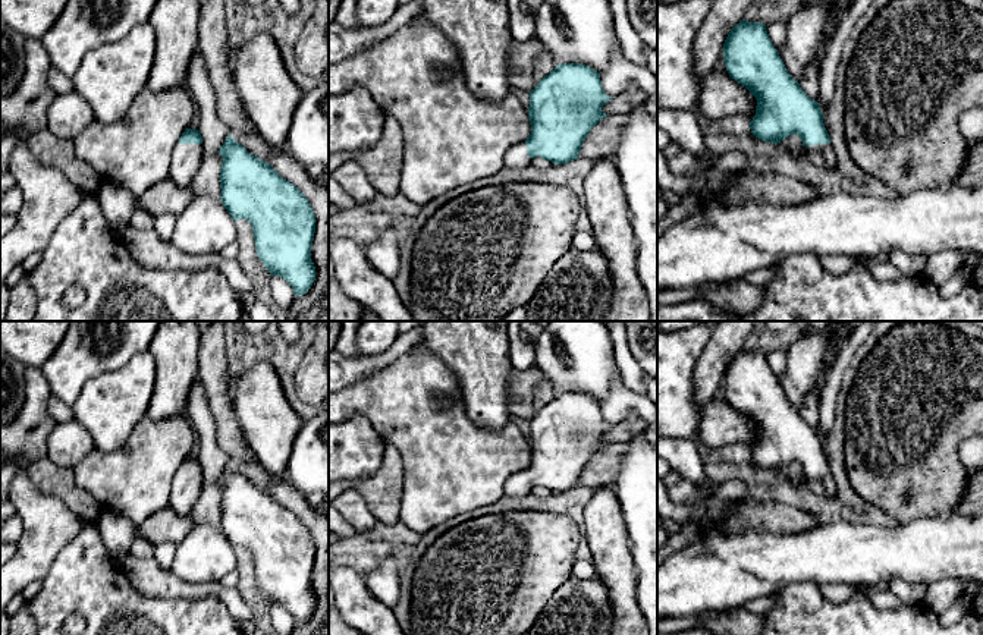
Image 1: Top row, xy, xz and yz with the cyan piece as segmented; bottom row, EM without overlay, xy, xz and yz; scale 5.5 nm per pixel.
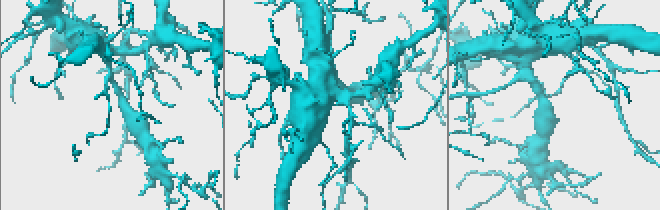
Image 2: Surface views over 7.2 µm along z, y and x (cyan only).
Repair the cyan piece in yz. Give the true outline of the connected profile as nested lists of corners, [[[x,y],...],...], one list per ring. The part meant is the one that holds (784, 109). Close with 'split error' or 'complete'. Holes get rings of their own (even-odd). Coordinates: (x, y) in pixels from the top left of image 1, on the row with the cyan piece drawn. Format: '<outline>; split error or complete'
[[[742,19],[735,25],[725,40],[723,60],[729,76],[757,100],[750,122],[756,138],[778,144],[798,135],[810,154],[822,154],[823,164],[836,169],[820,106],[788,73],[764,23]]]; split error

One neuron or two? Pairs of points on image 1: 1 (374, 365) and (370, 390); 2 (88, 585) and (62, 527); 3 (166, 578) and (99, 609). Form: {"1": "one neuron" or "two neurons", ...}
{"1": "two neurons", "2": "two neurons", "3": "two neurons"}

